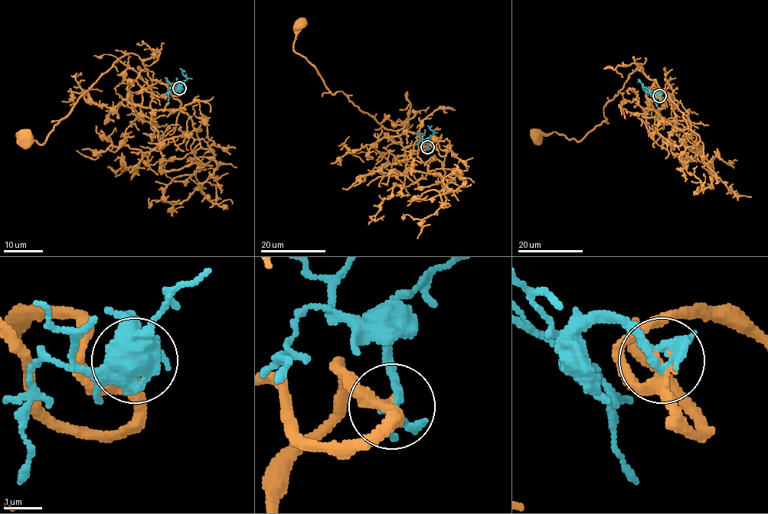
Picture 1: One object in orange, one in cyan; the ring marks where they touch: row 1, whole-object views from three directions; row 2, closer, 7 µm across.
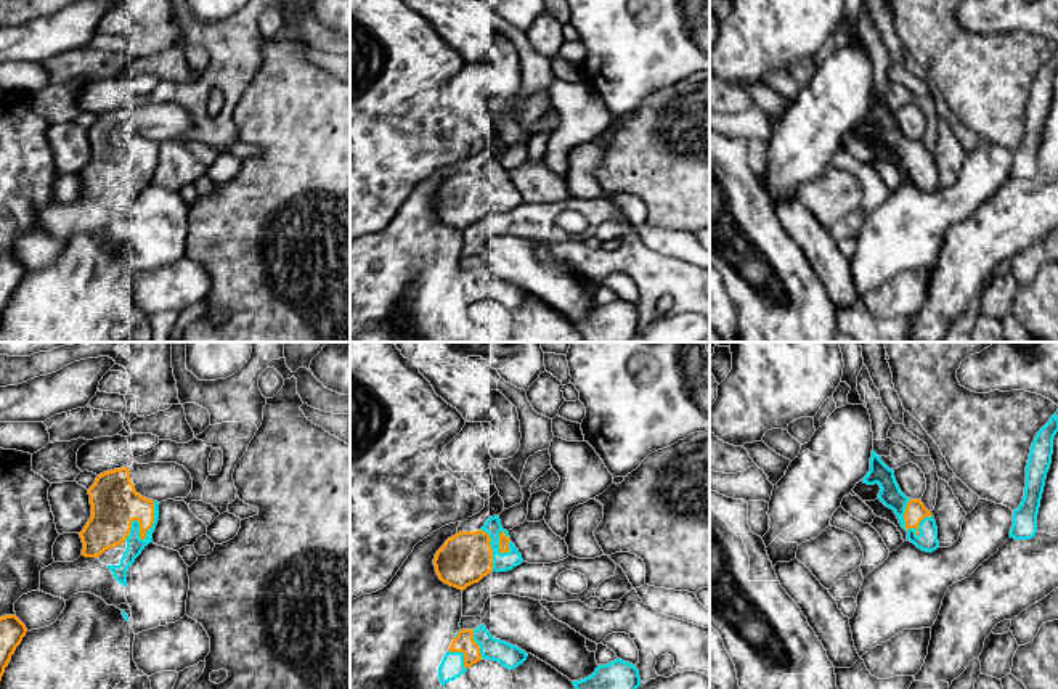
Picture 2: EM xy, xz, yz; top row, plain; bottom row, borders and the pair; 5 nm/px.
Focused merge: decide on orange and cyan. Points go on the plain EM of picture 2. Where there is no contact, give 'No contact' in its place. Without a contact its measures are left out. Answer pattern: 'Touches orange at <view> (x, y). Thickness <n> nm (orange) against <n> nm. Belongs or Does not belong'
Touches orange at xy (140, 177). Thickness 240 nm (orange) against 90 nm. Belongs

